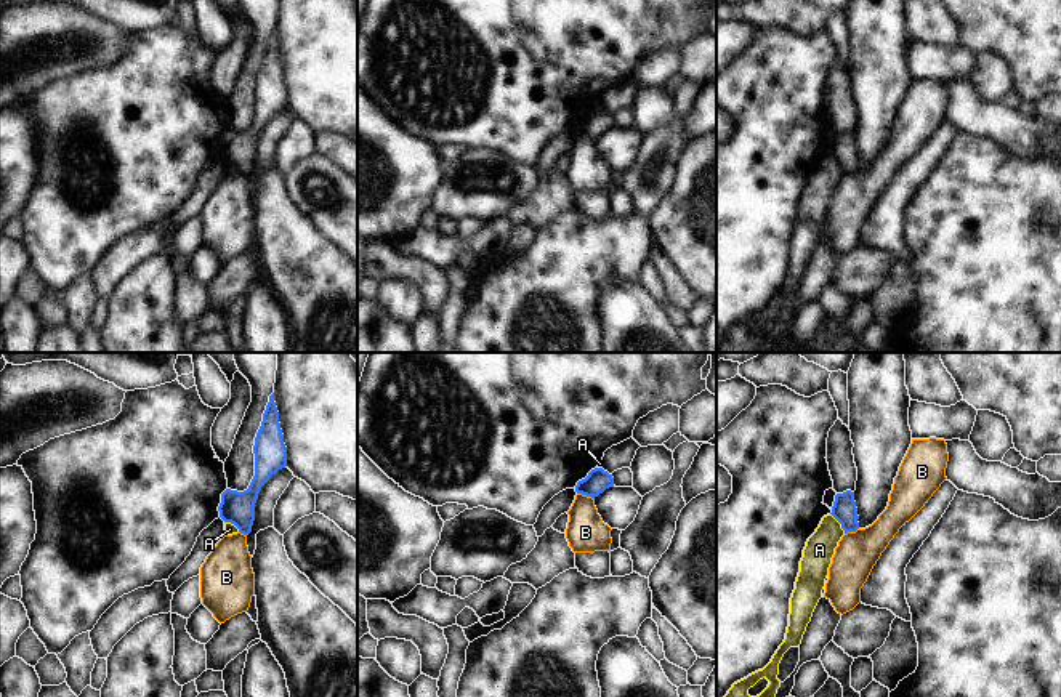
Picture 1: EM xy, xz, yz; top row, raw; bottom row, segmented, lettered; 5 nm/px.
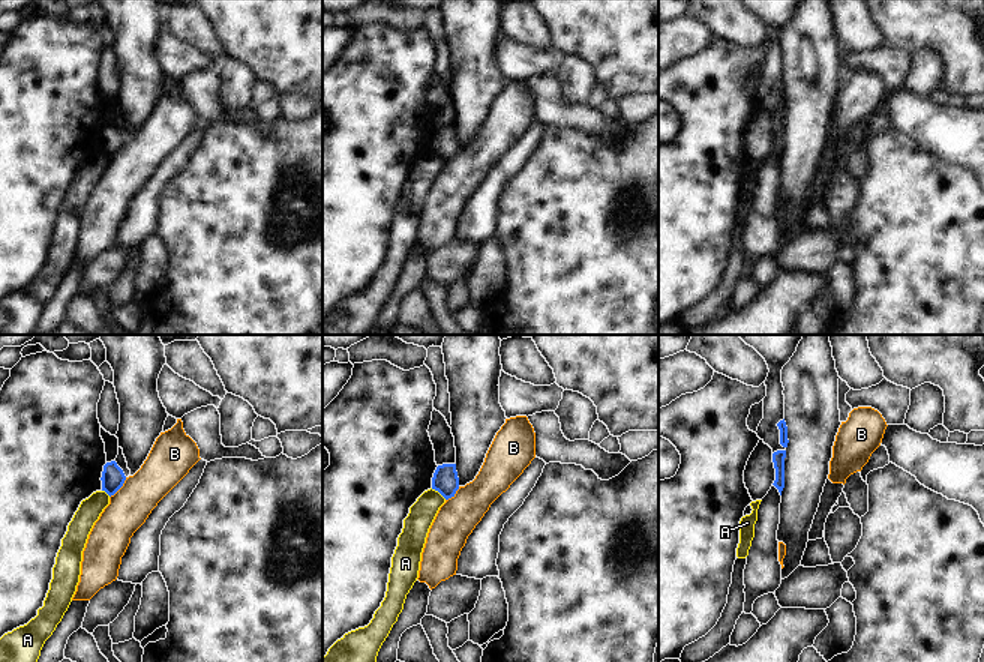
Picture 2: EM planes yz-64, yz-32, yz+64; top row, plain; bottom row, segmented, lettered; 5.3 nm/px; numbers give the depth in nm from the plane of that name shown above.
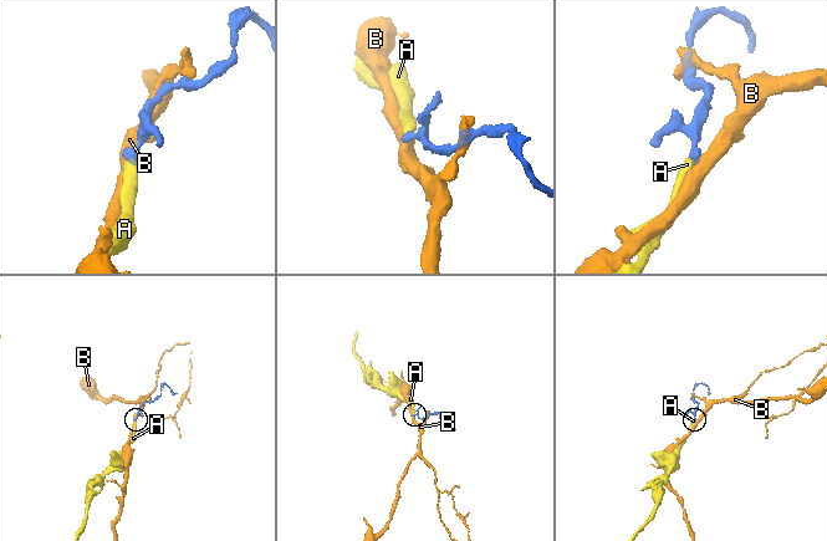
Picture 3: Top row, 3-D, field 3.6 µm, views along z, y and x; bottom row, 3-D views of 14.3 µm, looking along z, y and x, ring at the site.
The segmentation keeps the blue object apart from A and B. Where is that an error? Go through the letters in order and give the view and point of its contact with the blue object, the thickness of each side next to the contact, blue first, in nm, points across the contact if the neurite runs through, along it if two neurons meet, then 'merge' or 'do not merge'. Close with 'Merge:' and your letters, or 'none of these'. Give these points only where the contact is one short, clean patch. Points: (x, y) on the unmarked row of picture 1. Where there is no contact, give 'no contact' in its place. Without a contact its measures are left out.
A: yz (839, 162) | 120/150 nm | along yz (831, 154), (845, 173) | do not merge
B: xz (585, 135) | 120/200 nm | along xz (577, 133), (593, 140) | do not merge
Merge: none of these

